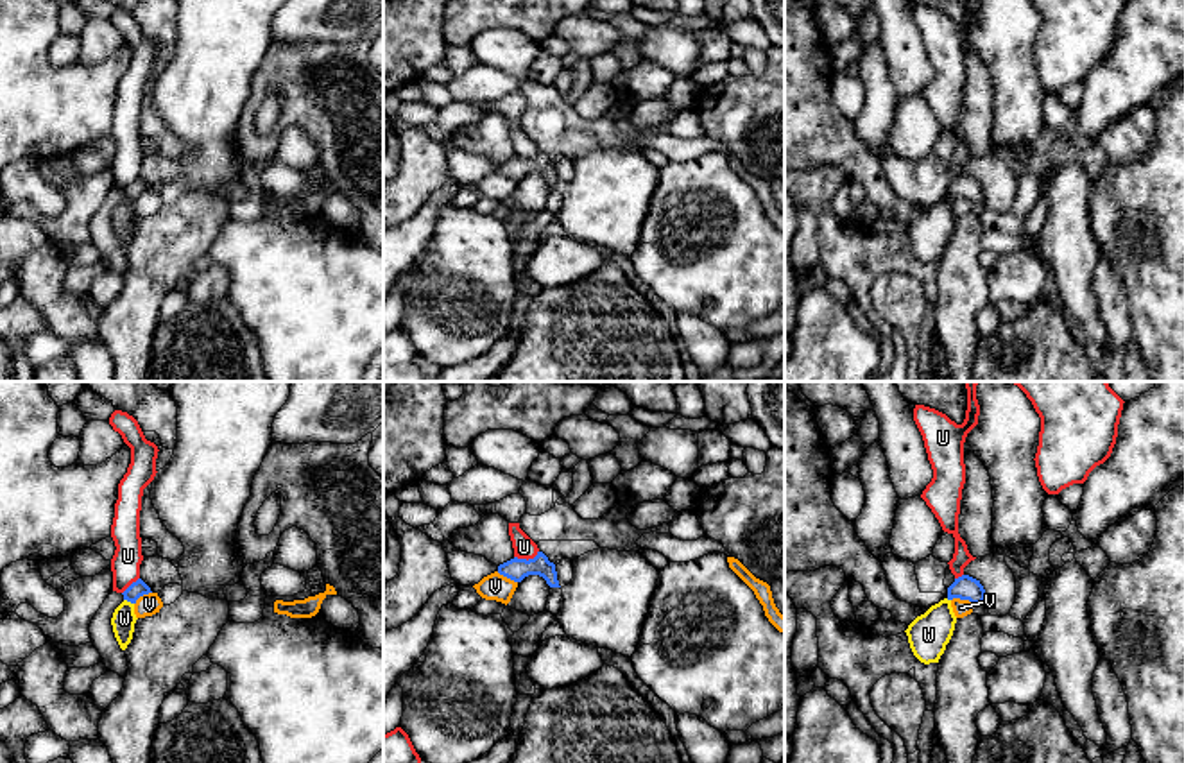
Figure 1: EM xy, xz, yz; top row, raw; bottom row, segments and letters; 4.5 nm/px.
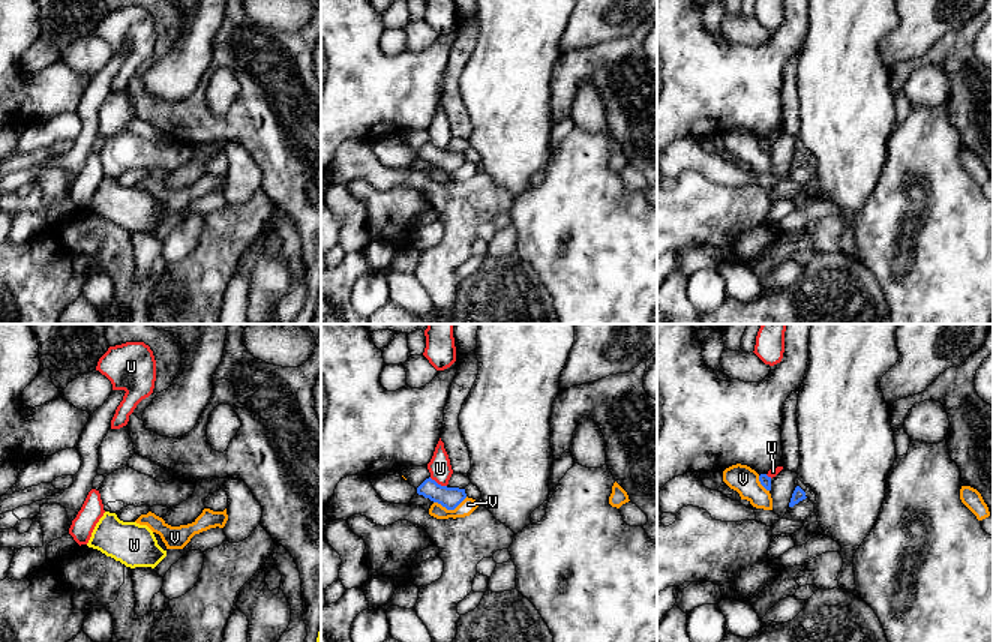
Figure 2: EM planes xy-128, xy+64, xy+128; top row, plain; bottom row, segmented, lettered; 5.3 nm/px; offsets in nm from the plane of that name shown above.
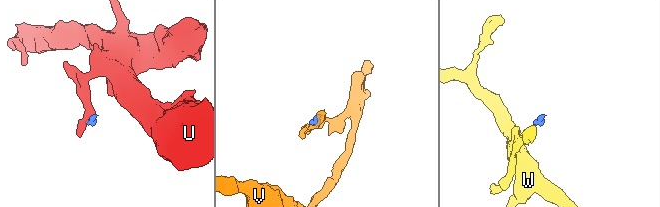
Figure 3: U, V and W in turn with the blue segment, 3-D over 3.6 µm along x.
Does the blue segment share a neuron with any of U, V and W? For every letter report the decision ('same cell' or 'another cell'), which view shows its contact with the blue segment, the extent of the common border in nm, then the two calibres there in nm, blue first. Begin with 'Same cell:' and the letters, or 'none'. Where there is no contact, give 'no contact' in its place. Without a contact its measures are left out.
Same cell: none
U: another cell | xz | 120 nm | 100/100 nm
V: another cell | yz | 110 nm | 110/80 nm
W: another cell | xy | 50 nm | 70/110 nm

